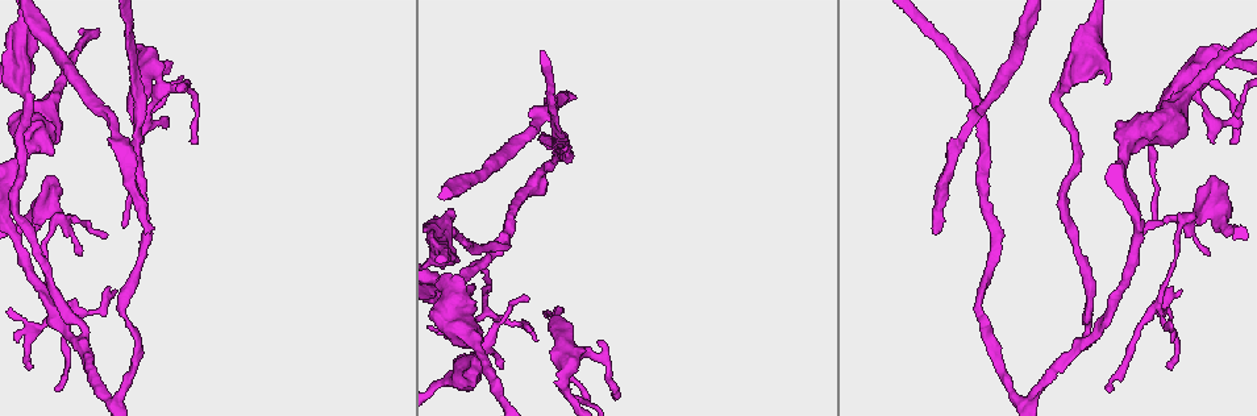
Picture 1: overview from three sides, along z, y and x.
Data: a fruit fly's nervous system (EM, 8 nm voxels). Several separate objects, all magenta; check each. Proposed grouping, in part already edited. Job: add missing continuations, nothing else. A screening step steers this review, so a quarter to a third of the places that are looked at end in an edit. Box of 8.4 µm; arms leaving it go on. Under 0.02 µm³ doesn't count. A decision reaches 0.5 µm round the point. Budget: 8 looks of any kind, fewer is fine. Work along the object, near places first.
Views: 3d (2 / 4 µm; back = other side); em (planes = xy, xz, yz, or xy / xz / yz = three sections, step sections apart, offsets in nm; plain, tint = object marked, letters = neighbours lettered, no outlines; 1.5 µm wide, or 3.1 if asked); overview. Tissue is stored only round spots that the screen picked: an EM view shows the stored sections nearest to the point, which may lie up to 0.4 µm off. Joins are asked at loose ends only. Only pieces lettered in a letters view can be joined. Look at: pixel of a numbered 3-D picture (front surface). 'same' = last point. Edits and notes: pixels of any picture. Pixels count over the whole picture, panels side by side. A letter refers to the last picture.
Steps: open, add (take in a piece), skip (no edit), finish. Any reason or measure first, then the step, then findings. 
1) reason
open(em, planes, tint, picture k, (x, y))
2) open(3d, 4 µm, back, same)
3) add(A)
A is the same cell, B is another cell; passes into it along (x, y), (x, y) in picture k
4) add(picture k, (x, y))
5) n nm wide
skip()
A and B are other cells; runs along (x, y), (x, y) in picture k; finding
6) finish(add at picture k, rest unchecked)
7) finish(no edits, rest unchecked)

free end
open(3d, 4 µm, picture 1, (559, 378))

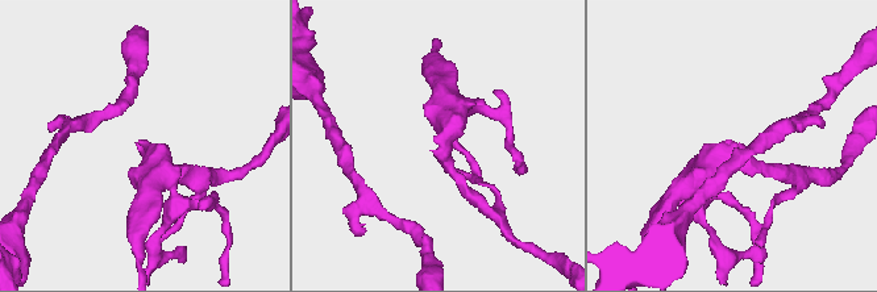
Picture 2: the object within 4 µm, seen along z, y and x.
need the tissue
open(em, planes, letters, picture 2, (434, 141))

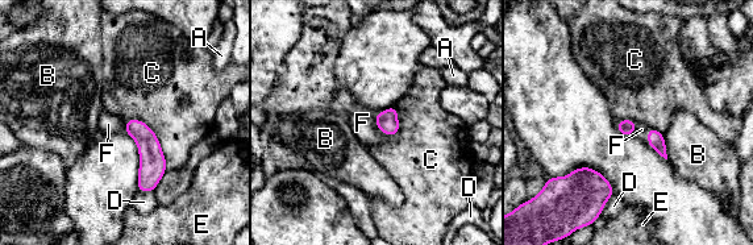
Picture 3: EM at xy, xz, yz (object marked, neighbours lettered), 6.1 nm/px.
add(F)
F is the same cell, A, B, C, D and E are other cells; passes into it along (387, 121), (377, 125), (362, 123) in picture 3; it goes on there

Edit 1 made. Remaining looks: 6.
open(overview)

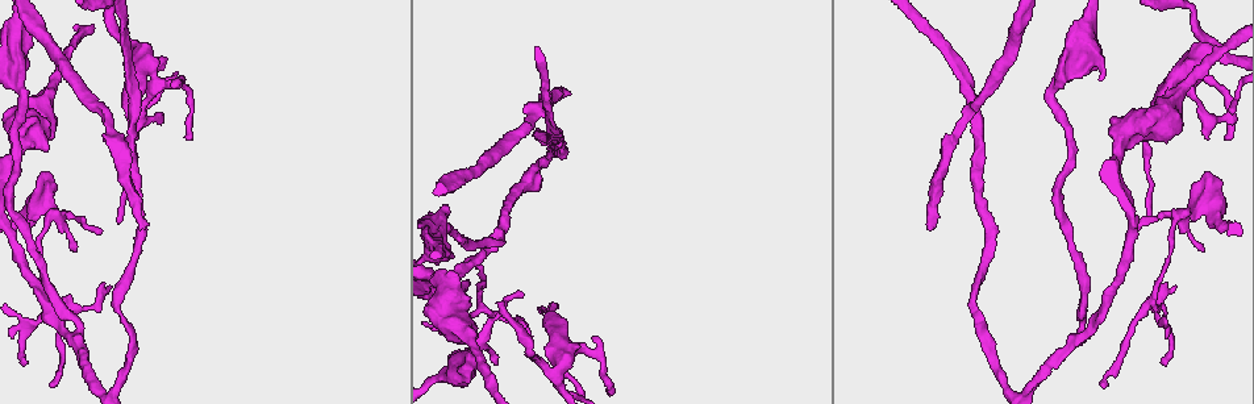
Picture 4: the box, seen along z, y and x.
end of a long branch
open(3d, 4 µm, picture 4, (139, 228))

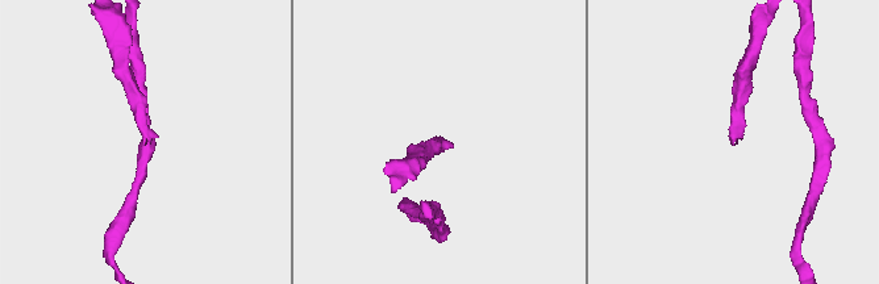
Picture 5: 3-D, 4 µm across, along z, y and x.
open(em, xy, step 8, tint, picture 5, (438, 139))

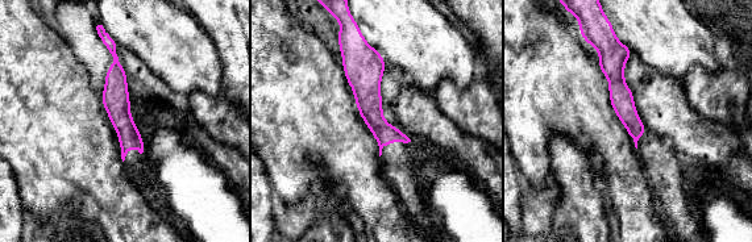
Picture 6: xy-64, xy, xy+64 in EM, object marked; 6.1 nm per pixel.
another direction
open(em, planes, letters, same)

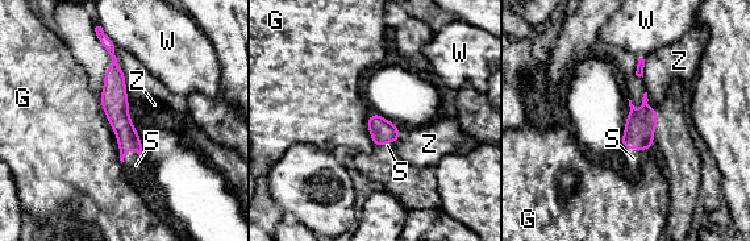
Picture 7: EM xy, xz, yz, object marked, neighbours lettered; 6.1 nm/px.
add(S)
S is the same cell, G, W and Z are other cells; passes into it along (116, 111), (128, 149), (136, 165) in picture 7; it goes on there

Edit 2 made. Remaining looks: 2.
thin end
open(em, xy, step 4, tint, picture 4, (1164, 362))

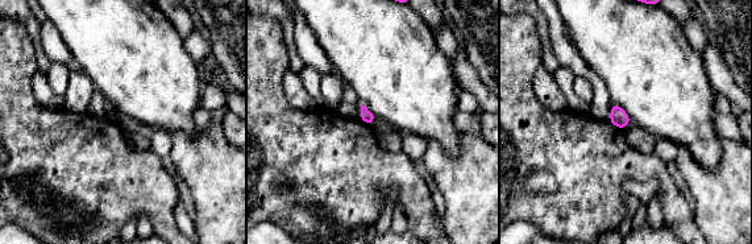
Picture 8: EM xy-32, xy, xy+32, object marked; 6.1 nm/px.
what lies round it
open(em, xy, step 4, letters, same)

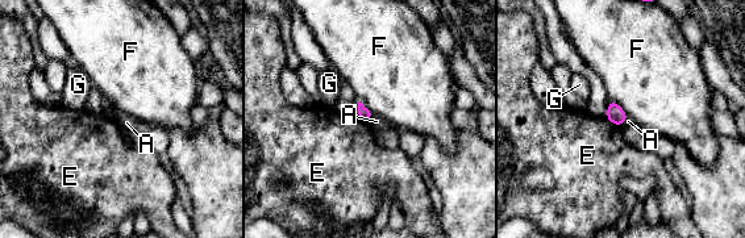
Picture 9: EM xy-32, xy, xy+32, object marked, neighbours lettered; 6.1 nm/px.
F touches over 170 nm
skip()
A, E, F and G are other cells; border along (604, 117), (620, 126) in picture 9; no lettered piece goes on from it

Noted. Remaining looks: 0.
finish(add at picture 3, add at picture 7, rest unchecked)

